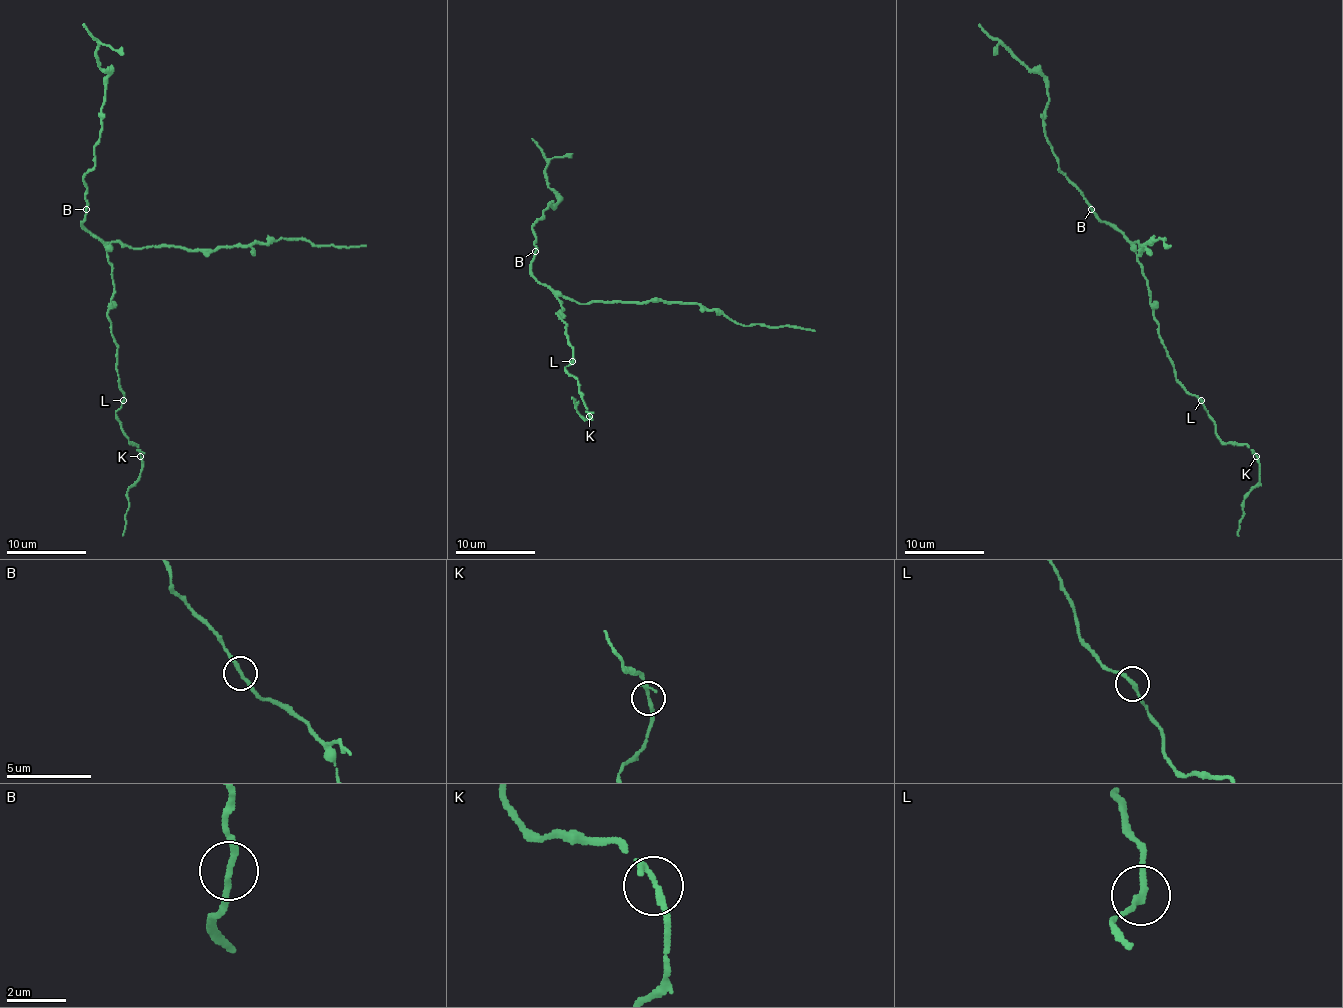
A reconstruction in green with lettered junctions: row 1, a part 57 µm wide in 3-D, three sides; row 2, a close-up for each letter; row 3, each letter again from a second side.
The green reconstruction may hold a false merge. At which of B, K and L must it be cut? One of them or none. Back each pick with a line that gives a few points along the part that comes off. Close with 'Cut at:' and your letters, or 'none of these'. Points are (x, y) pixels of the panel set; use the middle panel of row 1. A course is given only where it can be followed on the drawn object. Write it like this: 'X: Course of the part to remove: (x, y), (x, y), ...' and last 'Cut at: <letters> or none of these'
Cut at: none of these

